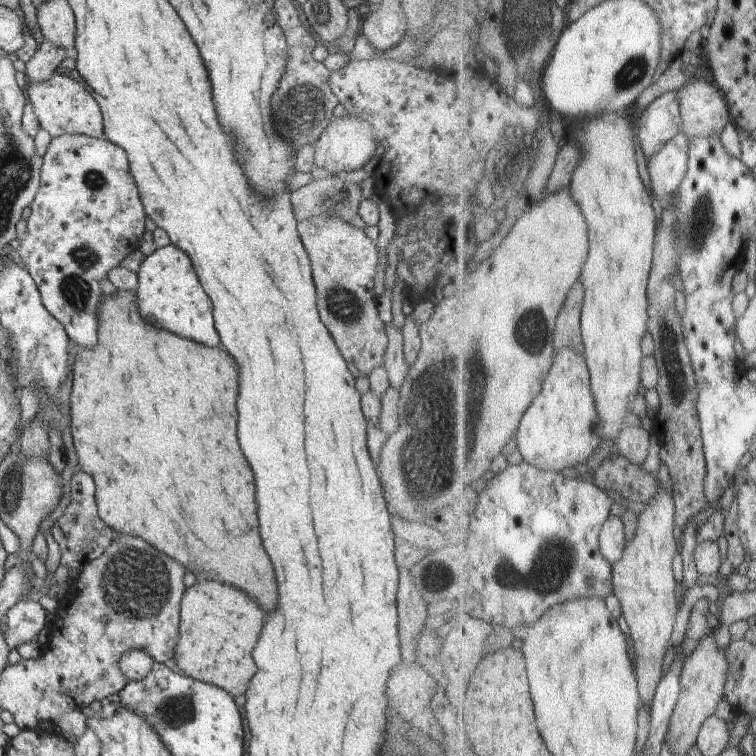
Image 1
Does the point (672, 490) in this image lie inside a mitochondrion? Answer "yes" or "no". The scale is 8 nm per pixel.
no

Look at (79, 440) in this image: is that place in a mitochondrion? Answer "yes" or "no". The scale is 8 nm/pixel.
no

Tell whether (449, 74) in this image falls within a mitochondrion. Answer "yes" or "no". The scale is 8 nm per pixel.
no

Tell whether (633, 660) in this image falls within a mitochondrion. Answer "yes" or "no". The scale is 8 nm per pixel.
no

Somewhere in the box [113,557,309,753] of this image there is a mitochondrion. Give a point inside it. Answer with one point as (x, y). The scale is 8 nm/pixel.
(175, 712)

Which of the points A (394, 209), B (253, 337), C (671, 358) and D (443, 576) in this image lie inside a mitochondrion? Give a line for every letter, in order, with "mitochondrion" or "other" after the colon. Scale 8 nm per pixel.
A: other
B: other
C: mitochondrion
D: other

